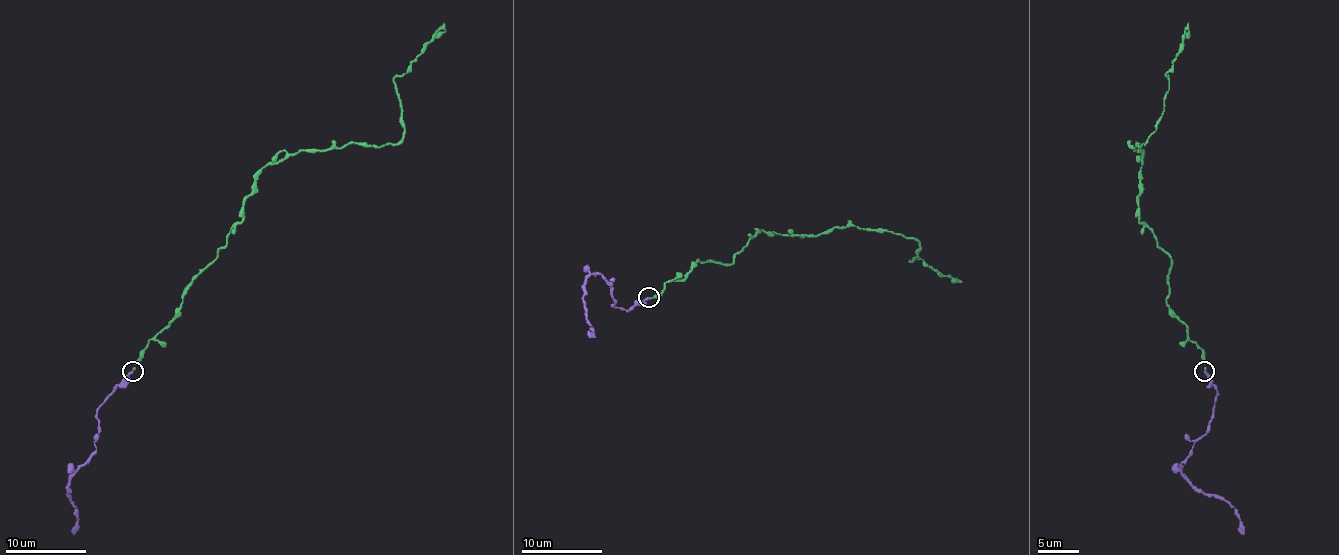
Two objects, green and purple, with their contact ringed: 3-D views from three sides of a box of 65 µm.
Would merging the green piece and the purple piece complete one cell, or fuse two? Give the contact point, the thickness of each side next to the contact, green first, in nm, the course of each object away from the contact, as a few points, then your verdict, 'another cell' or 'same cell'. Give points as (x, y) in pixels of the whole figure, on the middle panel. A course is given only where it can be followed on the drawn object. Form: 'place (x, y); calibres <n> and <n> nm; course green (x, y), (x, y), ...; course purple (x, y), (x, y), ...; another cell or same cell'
place (649, 297); calibres 120 and 220 nm; course green (649, 298), (698, 259), (730, 263), (759, 231), (836, 227), (911, 237), (919, 249), (909, 261), (960, 282); course purple (649, 298), (631, 310), (613, 306), (610, 284), (600, 273), (592, 273), (584, 288), (590, 336); same cell

